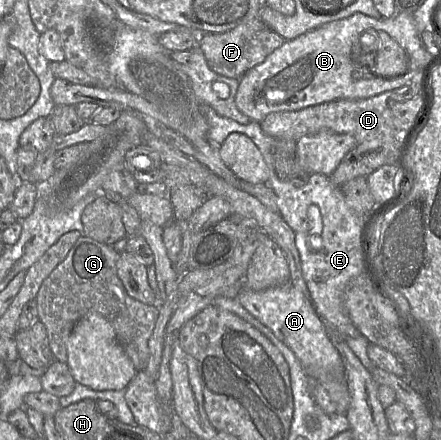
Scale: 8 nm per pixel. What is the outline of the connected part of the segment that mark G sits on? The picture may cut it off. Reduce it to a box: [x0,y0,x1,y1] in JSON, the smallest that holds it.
[35,236,159,372]

